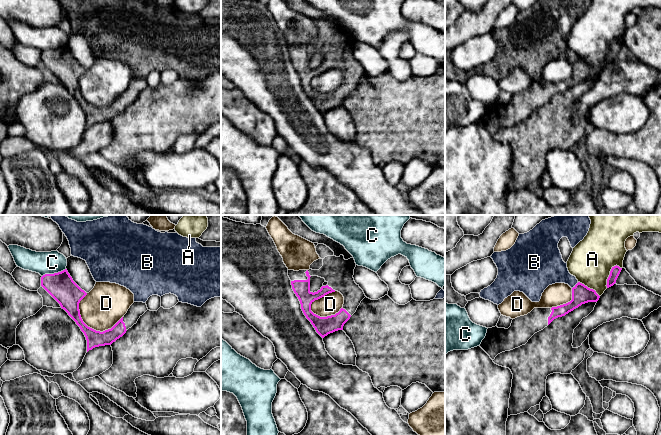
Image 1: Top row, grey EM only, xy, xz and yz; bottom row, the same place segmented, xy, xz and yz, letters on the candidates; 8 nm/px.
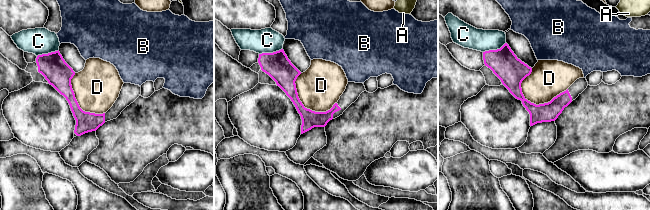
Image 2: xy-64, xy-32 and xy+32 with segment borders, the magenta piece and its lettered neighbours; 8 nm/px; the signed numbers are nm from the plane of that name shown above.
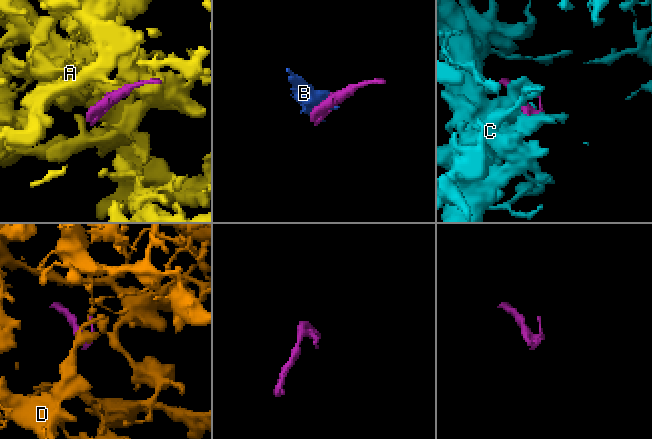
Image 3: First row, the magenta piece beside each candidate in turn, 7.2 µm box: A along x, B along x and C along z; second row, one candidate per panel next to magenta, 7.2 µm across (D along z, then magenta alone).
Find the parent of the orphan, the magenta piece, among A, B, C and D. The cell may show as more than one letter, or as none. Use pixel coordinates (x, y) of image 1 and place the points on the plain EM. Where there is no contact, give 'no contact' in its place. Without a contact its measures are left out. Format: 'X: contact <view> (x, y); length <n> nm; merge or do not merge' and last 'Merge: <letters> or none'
A: contact yz (609, 52); length 200 nm; do not merge
B: contact yz (575, 61); length 80 nm; do not merge
C: contact xy (54, 49); length 200 nm; do not merge
D: contact xy (93, 105); length 380 nm; do not merge
Merge: none

